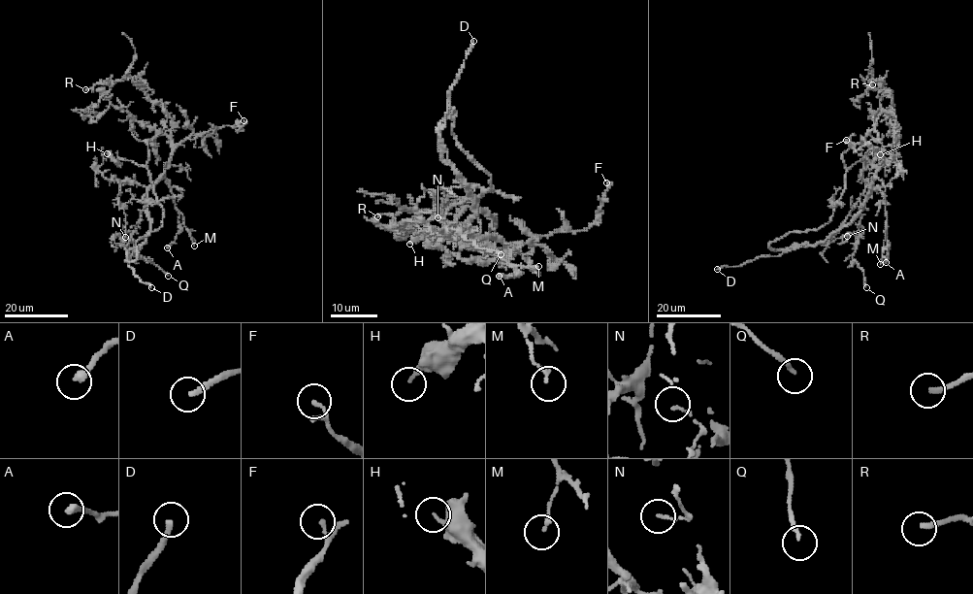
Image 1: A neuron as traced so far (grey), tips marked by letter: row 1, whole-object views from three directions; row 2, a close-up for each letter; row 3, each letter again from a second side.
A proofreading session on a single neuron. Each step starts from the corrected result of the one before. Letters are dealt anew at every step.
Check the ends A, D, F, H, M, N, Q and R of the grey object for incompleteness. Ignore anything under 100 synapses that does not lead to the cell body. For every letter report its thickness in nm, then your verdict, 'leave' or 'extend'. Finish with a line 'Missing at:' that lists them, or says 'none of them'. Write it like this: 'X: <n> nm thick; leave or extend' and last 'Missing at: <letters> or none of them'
A: 280 nm thick; leave
D: 240 nm thick; extend
F: 120 nm thick; leave
H: 160 nm thick; leave
M: 140 nm thick; leave
N: 120 nm thick; leave
Q: 160 nm thick; leave
R: 200 nm thick; leave
Missing at: D

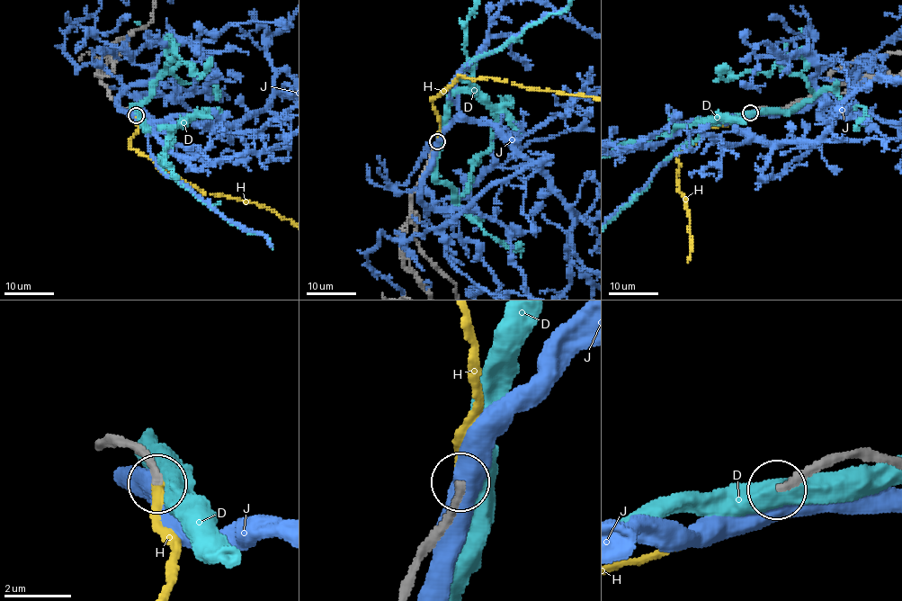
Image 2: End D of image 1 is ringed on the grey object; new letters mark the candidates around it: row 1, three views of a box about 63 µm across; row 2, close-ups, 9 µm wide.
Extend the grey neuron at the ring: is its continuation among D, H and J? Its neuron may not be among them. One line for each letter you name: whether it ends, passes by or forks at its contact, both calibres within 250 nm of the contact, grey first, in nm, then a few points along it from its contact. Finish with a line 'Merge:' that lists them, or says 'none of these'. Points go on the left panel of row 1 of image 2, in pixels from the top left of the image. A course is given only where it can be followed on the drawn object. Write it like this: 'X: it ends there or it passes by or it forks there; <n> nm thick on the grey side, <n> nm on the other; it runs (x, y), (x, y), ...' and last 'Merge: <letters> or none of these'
H: it ends there; 240 nm thick on the grey side, 240 nm on the other
Merge: H

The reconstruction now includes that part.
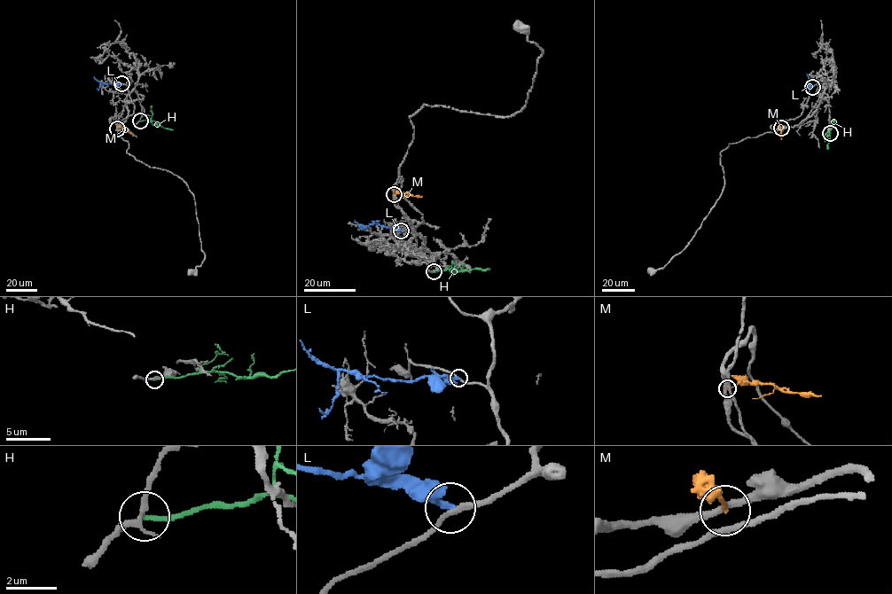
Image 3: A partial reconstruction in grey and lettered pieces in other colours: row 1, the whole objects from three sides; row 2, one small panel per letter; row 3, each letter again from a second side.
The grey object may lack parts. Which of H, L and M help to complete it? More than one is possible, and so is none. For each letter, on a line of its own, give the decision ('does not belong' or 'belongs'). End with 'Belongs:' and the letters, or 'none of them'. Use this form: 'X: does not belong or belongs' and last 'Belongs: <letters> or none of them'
H: does not belong
L: does not belong
M: does not belong
Belongs: none of them

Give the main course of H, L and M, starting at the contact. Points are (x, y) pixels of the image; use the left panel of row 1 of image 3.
H: (140, 121), (152, 120), (173, 130)
L: (121, 83), (101, 82), (97, 89)
M: (117, 128), (124, 127), (134, 136)

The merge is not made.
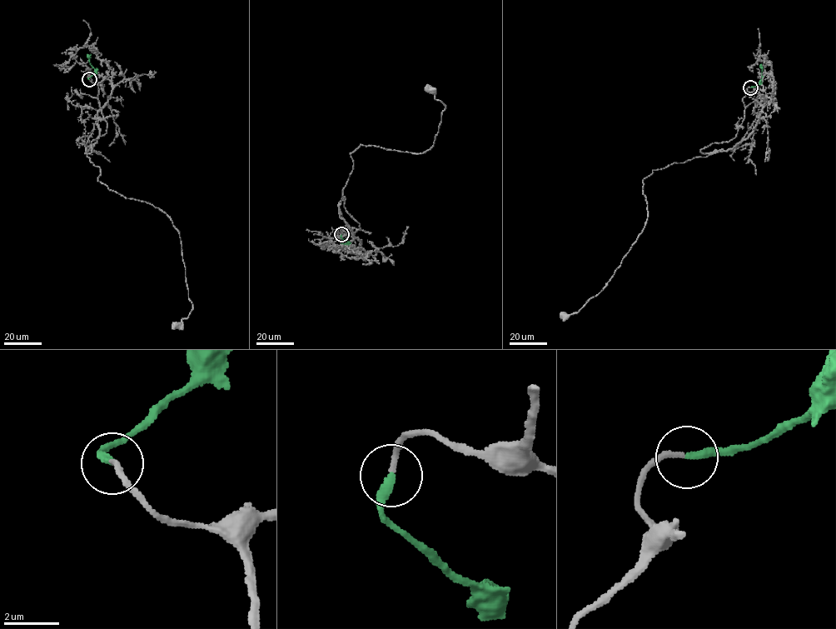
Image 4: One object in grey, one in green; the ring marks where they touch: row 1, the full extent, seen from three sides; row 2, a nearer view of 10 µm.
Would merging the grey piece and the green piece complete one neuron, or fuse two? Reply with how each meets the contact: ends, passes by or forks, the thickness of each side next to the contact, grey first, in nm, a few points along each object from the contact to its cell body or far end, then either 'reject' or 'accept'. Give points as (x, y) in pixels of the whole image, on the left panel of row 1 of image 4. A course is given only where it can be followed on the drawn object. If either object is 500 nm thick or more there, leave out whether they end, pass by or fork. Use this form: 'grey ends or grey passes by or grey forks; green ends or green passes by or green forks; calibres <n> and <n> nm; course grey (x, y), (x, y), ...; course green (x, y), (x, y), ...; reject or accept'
grey ends; green ends; calibres 200 and 280 nm; course grey (89, 79), (106, 122), (86, 154), (99, 167), (97, 179), (158, 207), (179, 233), (192, 309), (176, 326); course green (89, 79), (94, 73), (90, 63), (90, 54); accept

